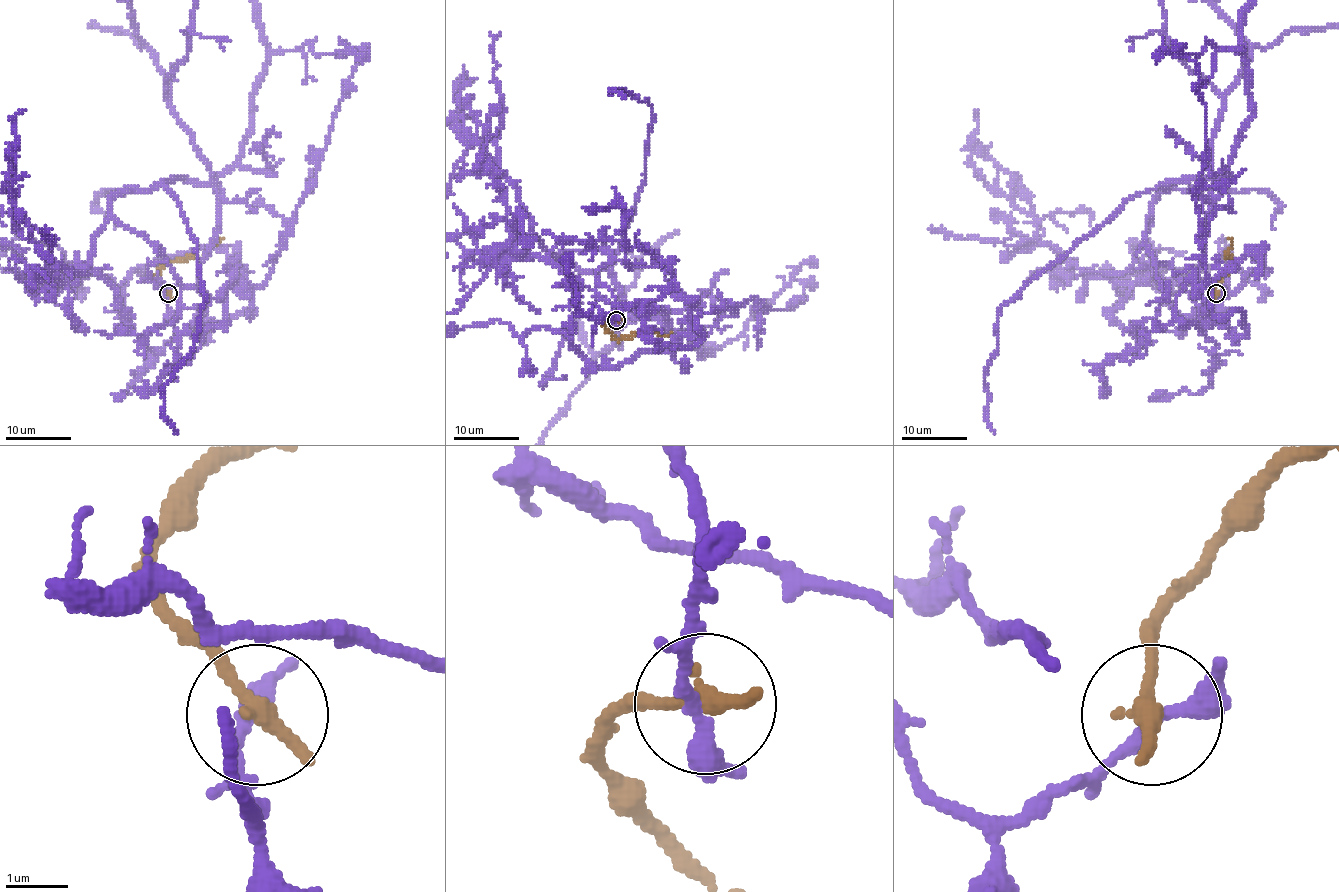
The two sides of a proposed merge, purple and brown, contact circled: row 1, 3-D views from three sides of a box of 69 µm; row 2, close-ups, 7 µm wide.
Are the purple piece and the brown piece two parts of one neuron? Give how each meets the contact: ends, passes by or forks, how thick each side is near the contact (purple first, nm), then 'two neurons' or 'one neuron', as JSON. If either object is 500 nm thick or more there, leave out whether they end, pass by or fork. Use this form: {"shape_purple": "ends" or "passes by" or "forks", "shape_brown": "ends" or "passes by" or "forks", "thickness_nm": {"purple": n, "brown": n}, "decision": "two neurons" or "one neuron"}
{"shape_purple": "passes by", "shape_brown": "ends", "thickness_nm": {"purple": 240, "brown": 360}, "decision": "two neurons"}

